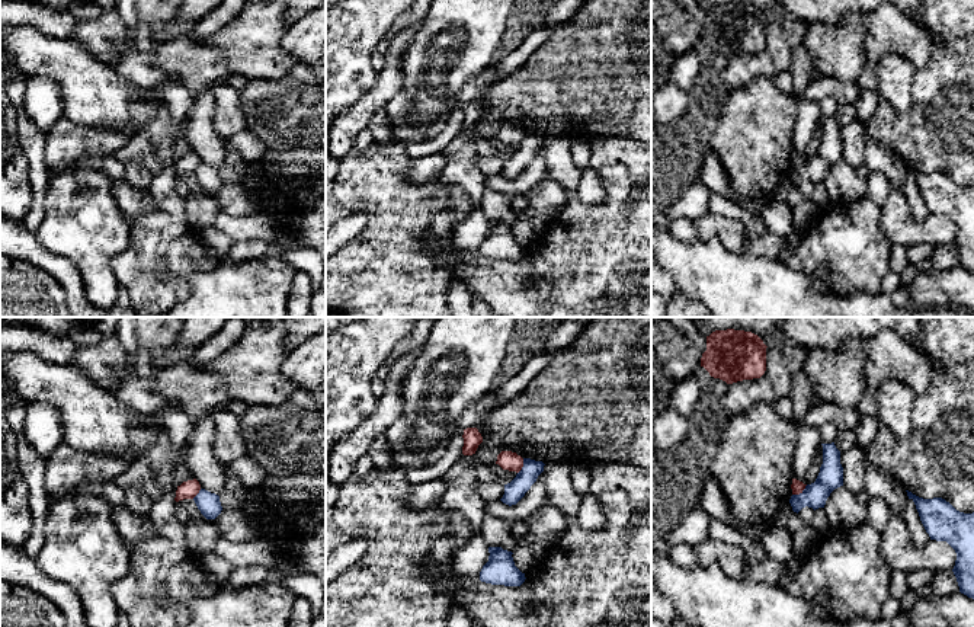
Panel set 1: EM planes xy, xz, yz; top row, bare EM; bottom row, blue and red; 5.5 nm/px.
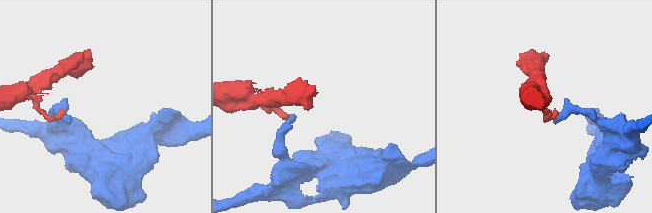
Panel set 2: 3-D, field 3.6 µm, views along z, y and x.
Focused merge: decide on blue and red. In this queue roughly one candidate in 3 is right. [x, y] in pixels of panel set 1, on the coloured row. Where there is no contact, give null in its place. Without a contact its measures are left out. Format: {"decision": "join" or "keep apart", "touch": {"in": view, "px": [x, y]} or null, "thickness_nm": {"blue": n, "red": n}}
{"decision": "keep apart", "touch": {"in": "yz", "px": [800, 493]}, "thickness_nm": {"blue": 140, "red": 70}}

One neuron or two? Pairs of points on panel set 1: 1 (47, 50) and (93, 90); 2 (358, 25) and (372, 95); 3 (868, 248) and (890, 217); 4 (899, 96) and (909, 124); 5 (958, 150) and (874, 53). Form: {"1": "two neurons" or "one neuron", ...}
{"1": "one neuron", "2": "two neurons", "3": "two neurons", "4": "two neurons", "5": "two neurons"}

